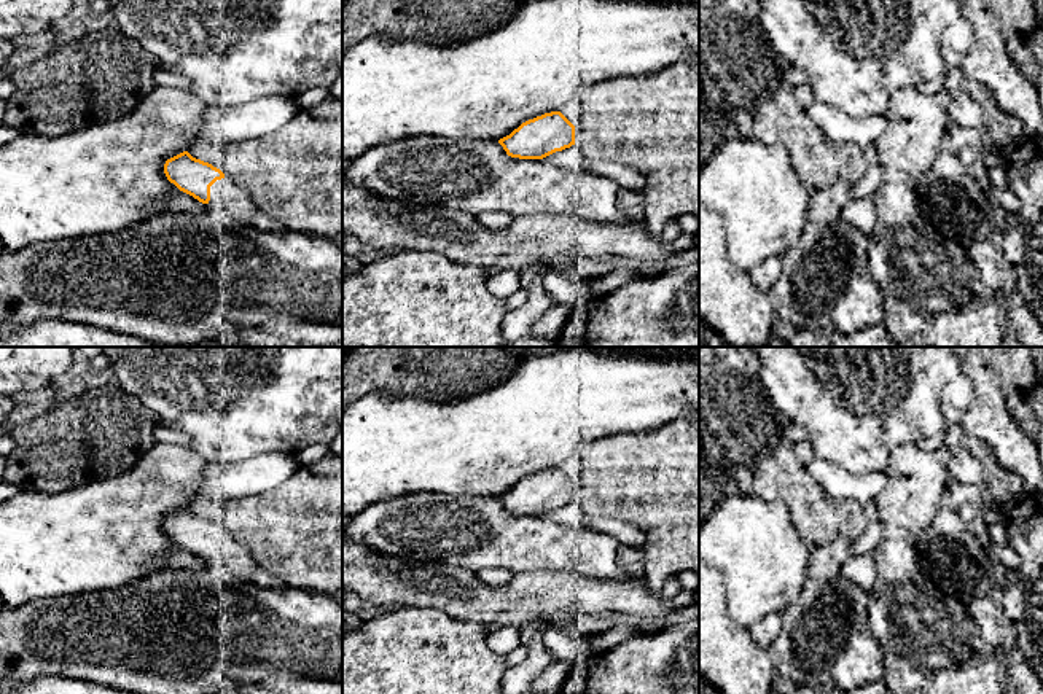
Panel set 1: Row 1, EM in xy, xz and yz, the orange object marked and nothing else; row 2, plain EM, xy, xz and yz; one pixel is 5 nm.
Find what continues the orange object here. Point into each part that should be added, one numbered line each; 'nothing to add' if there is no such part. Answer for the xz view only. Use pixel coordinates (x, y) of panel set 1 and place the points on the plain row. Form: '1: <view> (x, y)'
nothing to add

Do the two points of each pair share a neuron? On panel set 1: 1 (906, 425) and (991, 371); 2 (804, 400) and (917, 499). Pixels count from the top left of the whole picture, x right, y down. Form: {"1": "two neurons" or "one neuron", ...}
{"1": "two neurons", "2": "two neurons"}

